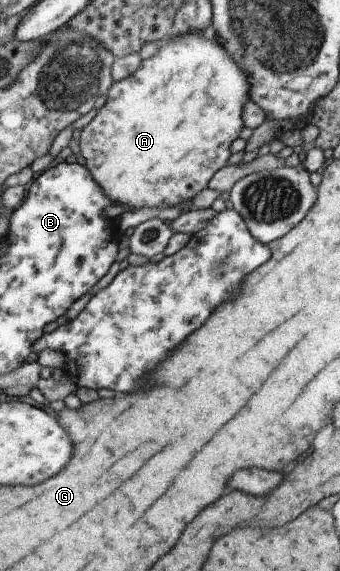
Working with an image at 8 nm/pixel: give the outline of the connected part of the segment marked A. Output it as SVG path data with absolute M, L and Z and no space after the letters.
M214 32L186 33L182 37L171 37L167 34L158 46L158 51L151 54L148 59L141 60L139 68L127 78L116 83L111 83L106 91L105 104L97 111L97 114L82 128L81 135L77 140L79 154L83 158L83 166L89 171L89 176L102 192L113 202L125 206L127 211L139 210L139 208L167 208L192 199L203 188L208 186L209 178L226 164L229 154L229 145L235 140L242 127L241 111L243 103L248 100L248 84L243 78L241 70L225 56L222 46L214 38Z

